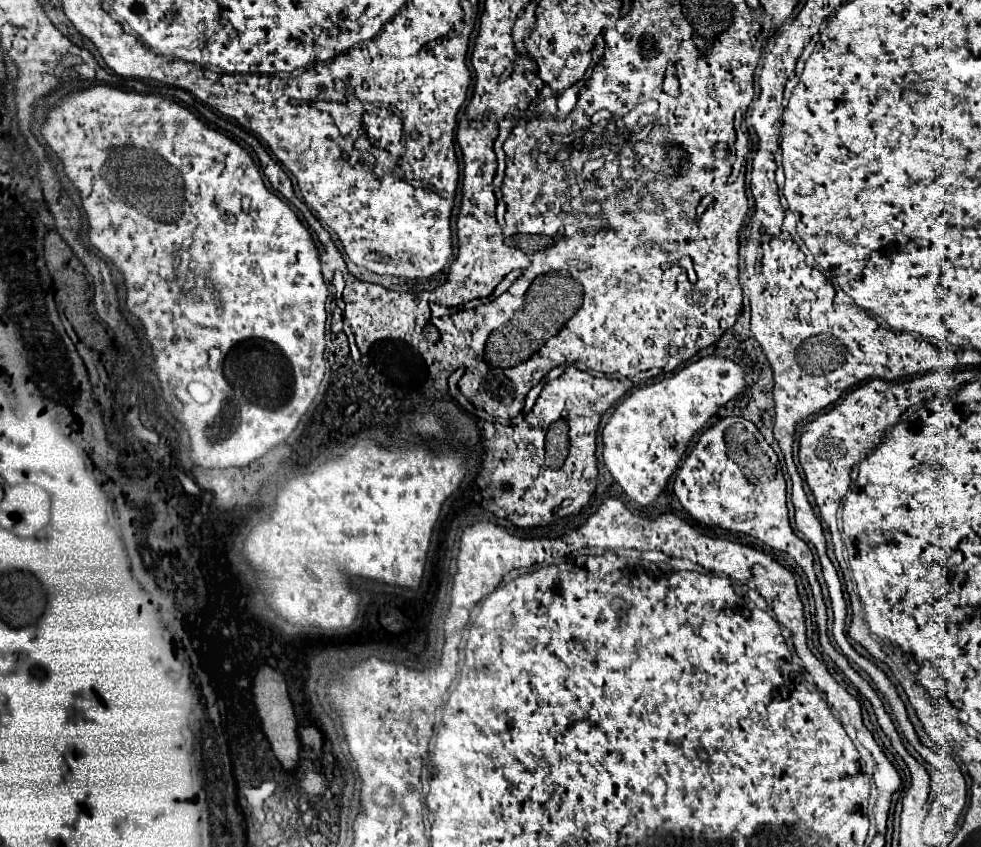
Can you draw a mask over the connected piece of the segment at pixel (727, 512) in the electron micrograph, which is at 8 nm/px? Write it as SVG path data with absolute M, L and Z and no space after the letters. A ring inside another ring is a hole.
M727 416L721 418L717 424L709 428L709 438L713 438L713 446L705 446L705 434L699 436L699 442L683 462L683 466L677 472L673 490L683 504L683 508L699 522L707 526L721 526L733 532L747 532L749 536L759 538L773 550L785 552L795 558L795 562L805 570L807 580L813 590L815 598L815 610L817 610L817 624L819 624L819 642L823 650L833 658L833 662L843 670L843 674L857 686L857 690L873 704L873 710L877 714L877 722L883 728L883 732L891 738L893 748L903 756L905 764L911 770L911 788L907 790L903 798L903 812L901 816L915 816L919 810L923 810L927 796L929 796L929 774L925 768L907 752L903 746L901 736L897 734L891 716L885 712L881 698L875 694L875 690L869 686L869 682L859 676L859 672L853 670L849 660L845 660L843 654L839 654L833 644L829 642L827 634L827 608L821 596L821 586L815 578L813 570L813 554L811 548L795 536L789 524L789 514L787 514L787 504L785 504L785 478L783 472L779 472L779 460L773 448L761 436L761 432L755 428L755 424L747 418L741 416ZM731 428L731 430L729 430Z

